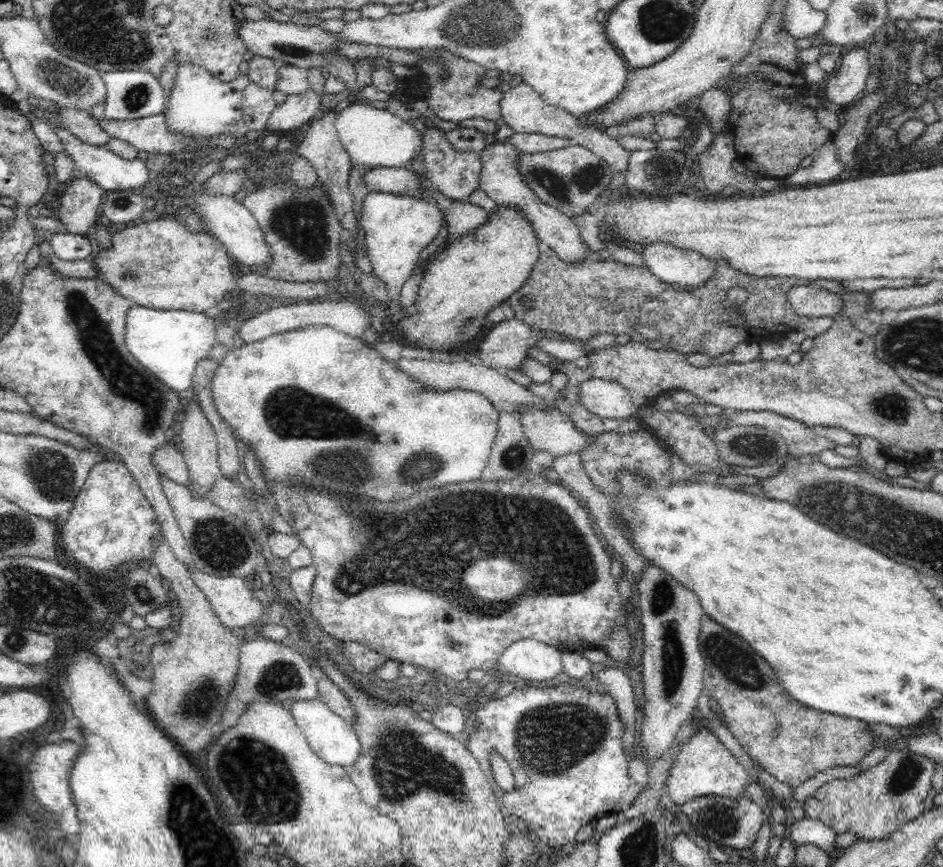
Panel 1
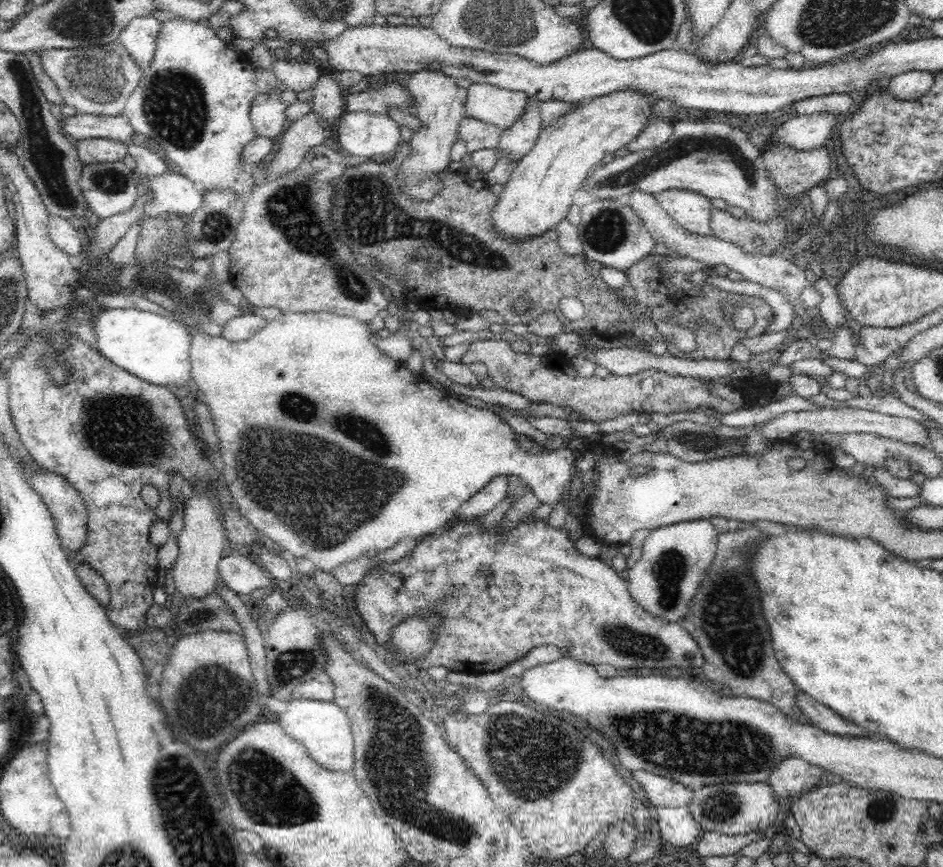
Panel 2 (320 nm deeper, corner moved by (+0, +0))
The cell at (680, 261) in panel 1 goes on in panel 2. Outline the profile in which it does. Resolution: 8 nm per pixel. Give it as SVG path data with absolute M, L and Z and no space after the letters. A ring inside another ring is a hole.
M668 188L656 194L655 199L668 216L684 227L684 230L704 236L712 234L713 205L709 198L685 188Z

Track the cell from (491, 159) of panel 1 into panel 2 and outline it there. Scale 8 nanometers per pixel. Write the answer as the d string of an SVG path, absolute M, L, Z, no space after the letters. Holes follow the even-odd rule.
M532 96L526 98L524 112L514 124L502 130L497 146L507 150L513 160L520 160L536 144L541 133L542 117L540 116L540 101Z

